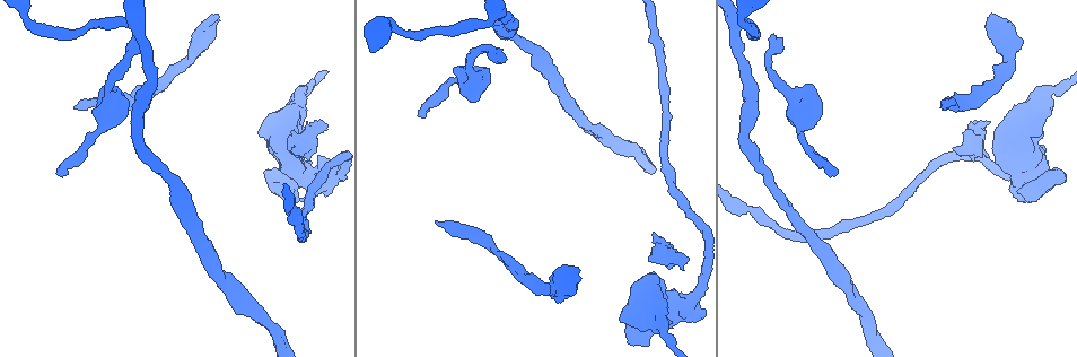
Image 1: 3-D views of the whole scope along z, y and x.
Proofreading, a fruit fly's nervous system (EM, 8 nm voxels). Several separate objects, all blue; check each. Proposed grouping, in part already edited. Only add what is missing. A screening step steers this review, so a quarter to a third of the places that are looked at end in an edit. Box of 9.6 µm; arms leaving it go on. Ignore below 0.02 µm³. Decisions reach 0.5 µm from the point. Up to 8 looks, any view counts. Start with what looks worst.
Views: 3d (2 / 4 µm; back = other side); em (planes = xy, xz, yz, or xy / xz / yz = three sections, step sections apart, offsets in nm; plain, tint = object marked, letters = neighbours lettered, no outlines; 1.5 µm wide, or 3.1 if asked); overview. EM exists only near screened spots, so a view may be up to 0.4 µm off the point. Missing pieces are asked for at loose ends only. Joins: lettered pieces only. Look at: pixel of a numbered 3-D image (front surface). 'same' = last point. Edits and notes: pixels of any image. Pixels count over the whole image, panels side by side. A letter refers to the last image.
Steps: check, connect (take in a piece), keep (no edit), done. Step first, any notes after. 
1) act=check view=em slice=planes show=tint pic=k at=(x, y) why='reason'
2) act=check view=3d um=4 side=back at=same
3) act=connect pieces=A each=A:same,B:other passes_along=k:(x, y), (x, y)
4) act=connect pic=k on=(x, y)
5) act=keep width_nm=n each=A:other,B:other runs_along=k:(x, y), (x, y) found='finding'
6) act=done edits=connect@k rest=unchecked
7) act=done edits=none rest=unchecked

act=check view=3d um=4 pic=1 at=(438, 221)

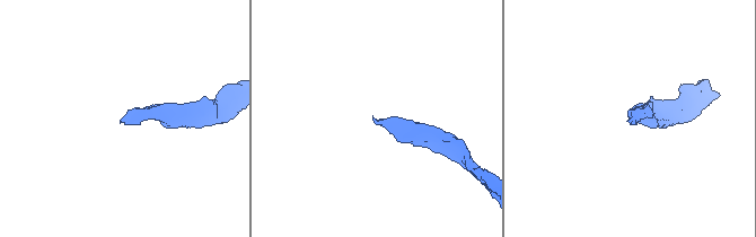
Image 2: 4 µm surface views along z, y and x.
act=check view=em um=3.1 slice=planes show=letters pic=2 at=(372, 117)

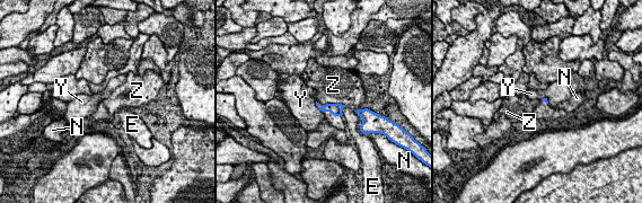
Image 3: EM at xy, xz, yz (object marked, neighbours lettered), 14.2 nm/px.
act=keep each=E:other,N:other,Y:other,Z:other border=3:(316, 100), (316, 106), (320, 112) found='no lettered piece goes on from it'

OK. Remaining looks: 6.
act=check view=em slice=xy step=8 show=tint pic=1 at=(58, 174) why='branch stops here'

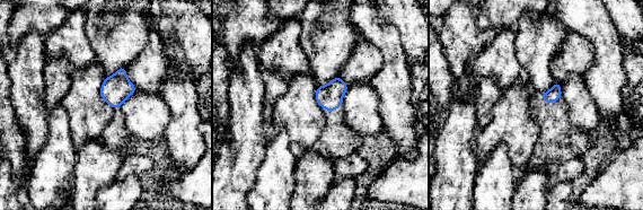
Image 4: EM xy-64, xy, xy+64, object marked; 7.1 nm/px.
act=check view=em slice=planes show=letters at=same

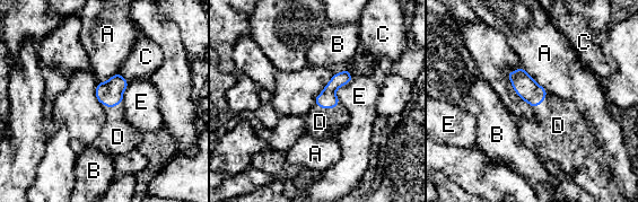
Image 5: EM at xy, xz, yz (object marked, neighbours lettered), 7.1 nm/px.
act=connect pieces=D width_nm=130 each=A:other,B:other,C:other,D:same,E:other found='the neuron continues'

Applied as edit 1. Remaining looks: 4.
act=check view=overview why='redraw'

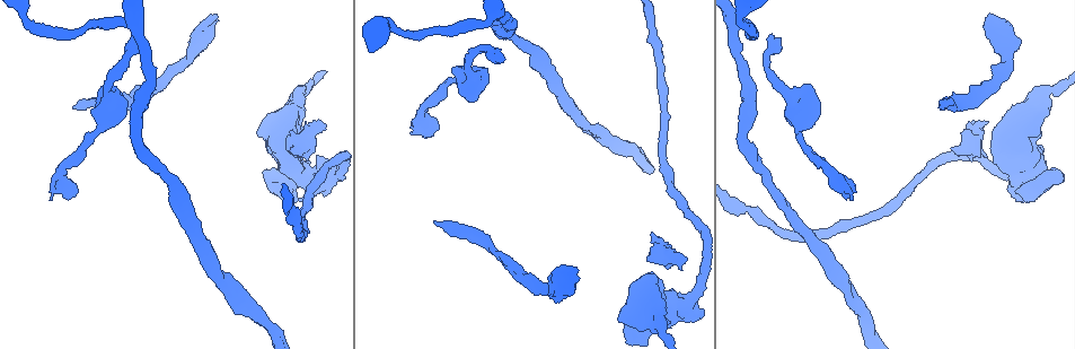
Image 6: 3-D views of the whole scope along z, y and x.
act=check view=3d um=2 pic=6 at=(501, 62) why='long arm stops here'

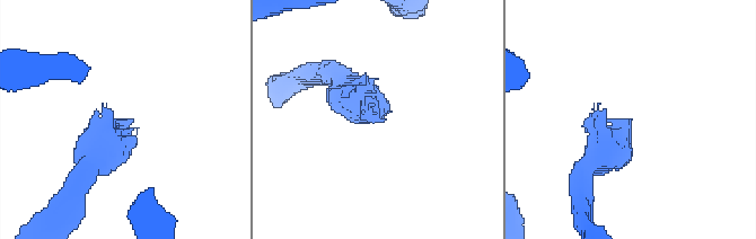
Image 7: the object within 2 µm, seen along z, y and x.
act=check view=em slice=planes show=letters pic=7 at=(631, 120) why='need the tissue'

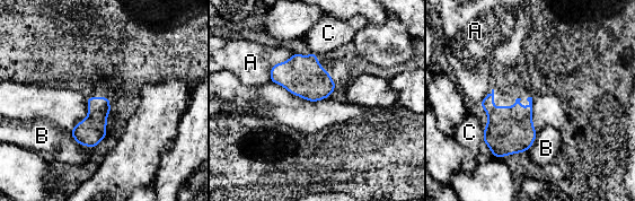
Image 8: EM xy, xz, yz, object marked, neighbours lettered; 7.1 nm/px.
act=keep width_nm=130 each=A:other,B:other,C:other border=8:(69, 131), (79, 143), (94, 148) found='none of them fits'

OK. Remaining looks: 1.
act=done edits=connect@5 rest=unchecked

